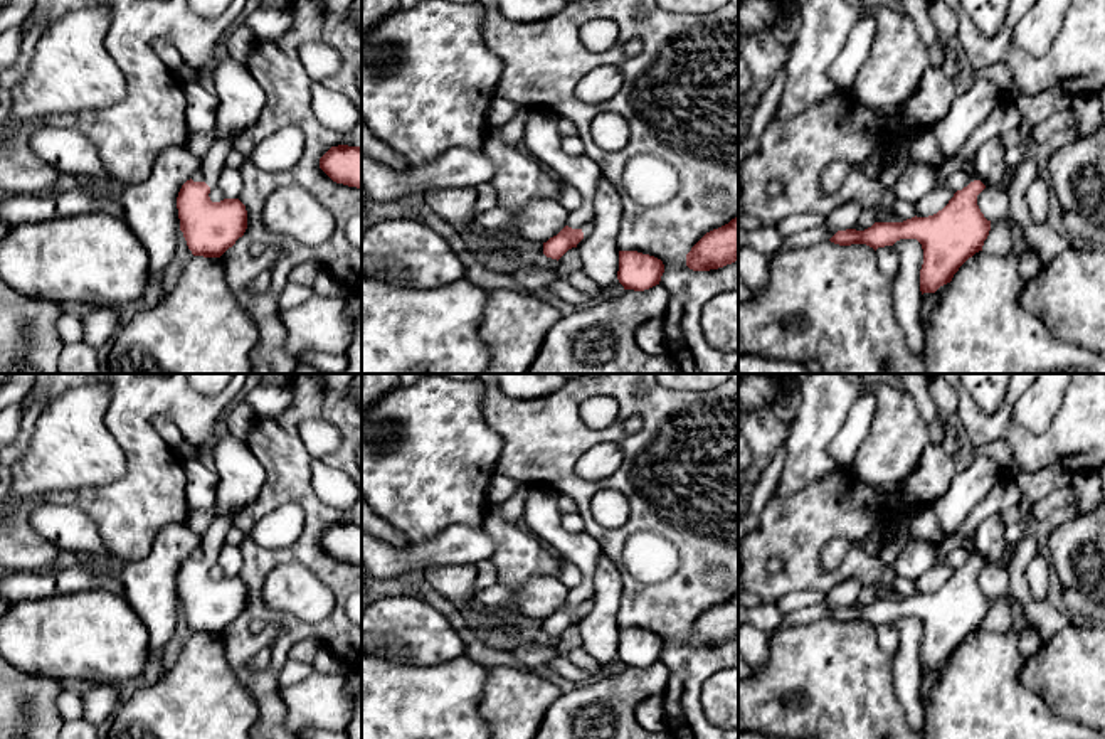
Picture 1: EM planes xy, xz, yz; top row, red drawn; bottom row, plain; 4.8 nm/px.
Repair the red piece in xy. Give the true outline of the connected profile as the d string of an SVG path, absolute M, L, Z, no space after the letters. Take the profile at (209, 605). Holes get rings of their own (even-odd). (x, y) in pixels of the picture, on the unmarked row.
M217 433L214 438L210 444L210 465L219 476L215 515L209 530L204 534L204 544L200 547L204 550L204 557L193 559L190 556L182 562L177 574L177 586L180 608L183 609L192 631L204 635L220 635L229 625L235 621L239 614L244 613L247 606L247 587L239 576L212 579L209 571L210 566L217 562L219 552L225 542L225 535L232 527L234 515L257 498L266 481L266 471L259 460L247 448L246 441L229 433Z

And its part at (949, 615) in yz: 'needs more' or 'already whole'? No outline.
needs more

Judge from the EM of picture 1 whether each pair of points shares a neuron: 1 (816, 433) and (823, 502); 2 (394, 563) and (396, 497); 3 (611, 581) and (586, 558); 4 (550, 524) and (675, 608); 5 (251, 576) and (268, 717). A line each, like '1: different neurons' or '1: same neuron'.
1: different neurons
2: different neurons
3: different neurons
4: different neurons
5: same neuron

